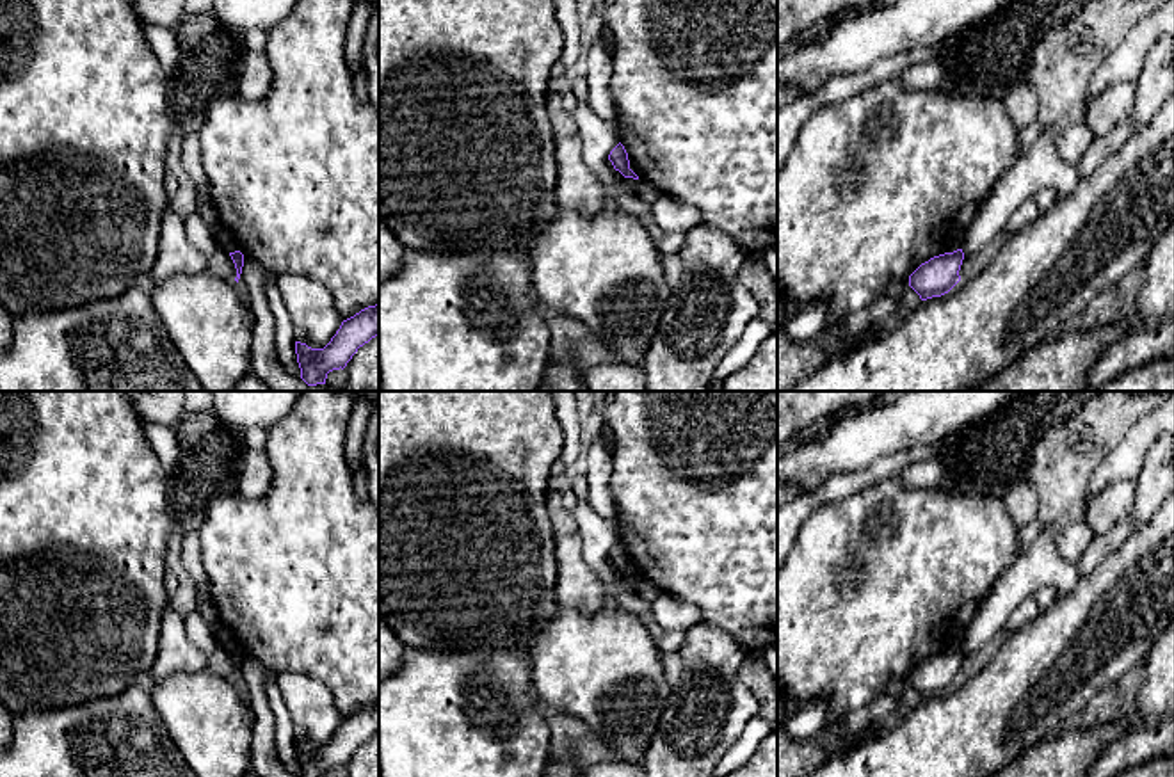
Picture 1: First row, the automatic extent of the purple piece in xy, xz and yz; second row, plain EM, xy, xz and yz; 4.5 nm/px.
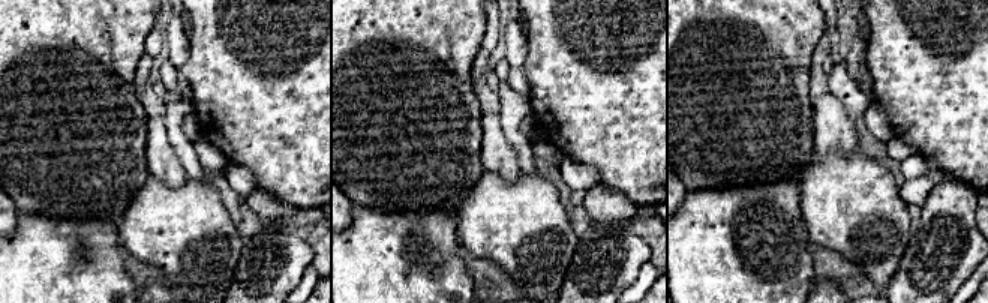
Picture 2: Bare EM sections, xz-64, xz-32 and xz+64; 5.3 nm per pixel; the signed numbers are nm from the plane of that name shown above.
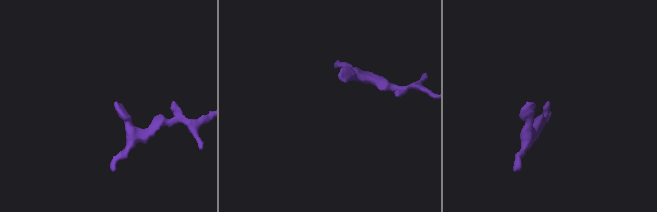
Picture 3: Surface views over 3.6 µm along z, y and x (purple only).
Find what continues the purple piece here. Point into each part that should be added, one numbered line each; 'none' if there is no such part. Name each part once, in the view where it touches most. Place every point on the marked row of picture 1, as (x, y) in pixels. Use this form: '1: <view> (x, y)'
none

